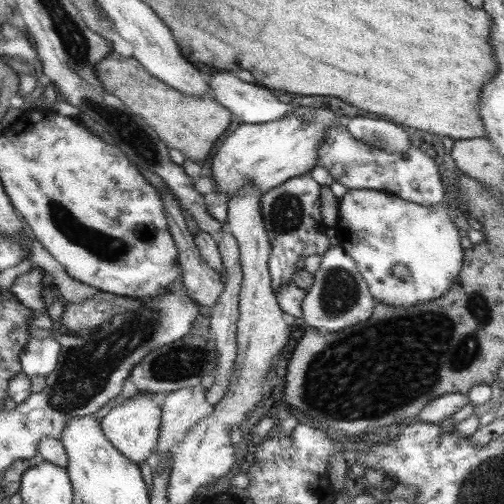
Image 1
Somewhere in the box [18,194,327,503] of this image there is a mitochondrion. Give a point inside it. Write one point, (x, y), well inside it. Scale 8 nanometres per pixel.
(86, 369)

